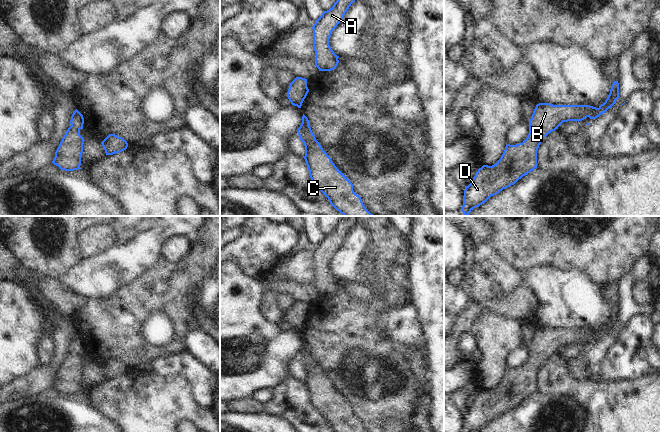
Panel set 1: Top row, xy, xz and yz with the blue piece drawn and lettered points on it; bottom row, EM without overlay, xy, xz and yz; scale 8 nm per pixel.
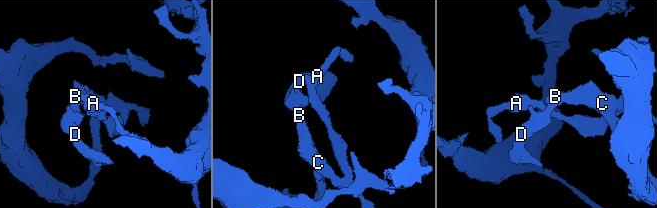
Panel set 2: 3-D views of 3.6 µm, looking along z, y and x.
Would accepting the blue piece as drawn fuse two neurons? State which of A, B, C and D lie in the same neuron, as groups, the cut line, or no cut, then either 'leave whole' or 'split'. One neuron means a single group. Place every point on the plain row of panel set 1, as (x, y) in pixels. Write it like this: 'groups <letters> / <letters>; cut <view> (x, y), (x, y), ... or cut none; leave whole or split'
groups A B C D; cut none; leave whole

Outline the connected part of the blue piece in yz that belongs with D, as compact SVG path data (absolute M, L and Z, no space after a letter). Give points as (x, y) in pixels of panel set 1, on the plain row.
M614 305L610 317L603 328L598 332L590 329L553 329L539 327L536 329L529 345L529 358L519 368L507 368L501 382L492 390L483 389L475 397L472 406L465 410L462 432L476 432L485 427L491 420L498 418L503 413L514 409L519 403L537 392L537 375L543 363L552 355L558 353L563 346L582 345L589 341L596 343L611 332L619 322L619 307Z

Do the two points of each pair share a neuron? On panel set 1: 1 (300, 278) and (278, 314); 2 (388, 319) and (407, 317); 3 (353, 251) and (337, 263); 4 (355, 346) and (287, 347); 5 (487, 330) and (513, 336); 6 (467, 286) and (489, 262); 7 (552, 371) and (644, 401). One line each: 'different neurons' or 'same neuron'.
1: same neuron
2: same neuron
3: same neuron
4: different neurons
5: same neuron
6: same neuron
7: same neuron

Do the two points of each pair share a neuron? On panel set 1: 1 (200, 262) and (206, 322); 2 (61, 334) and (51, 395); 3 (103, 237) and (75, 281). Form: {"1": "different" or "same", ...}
{"1": "different", "2": "different", "3": "different"}

